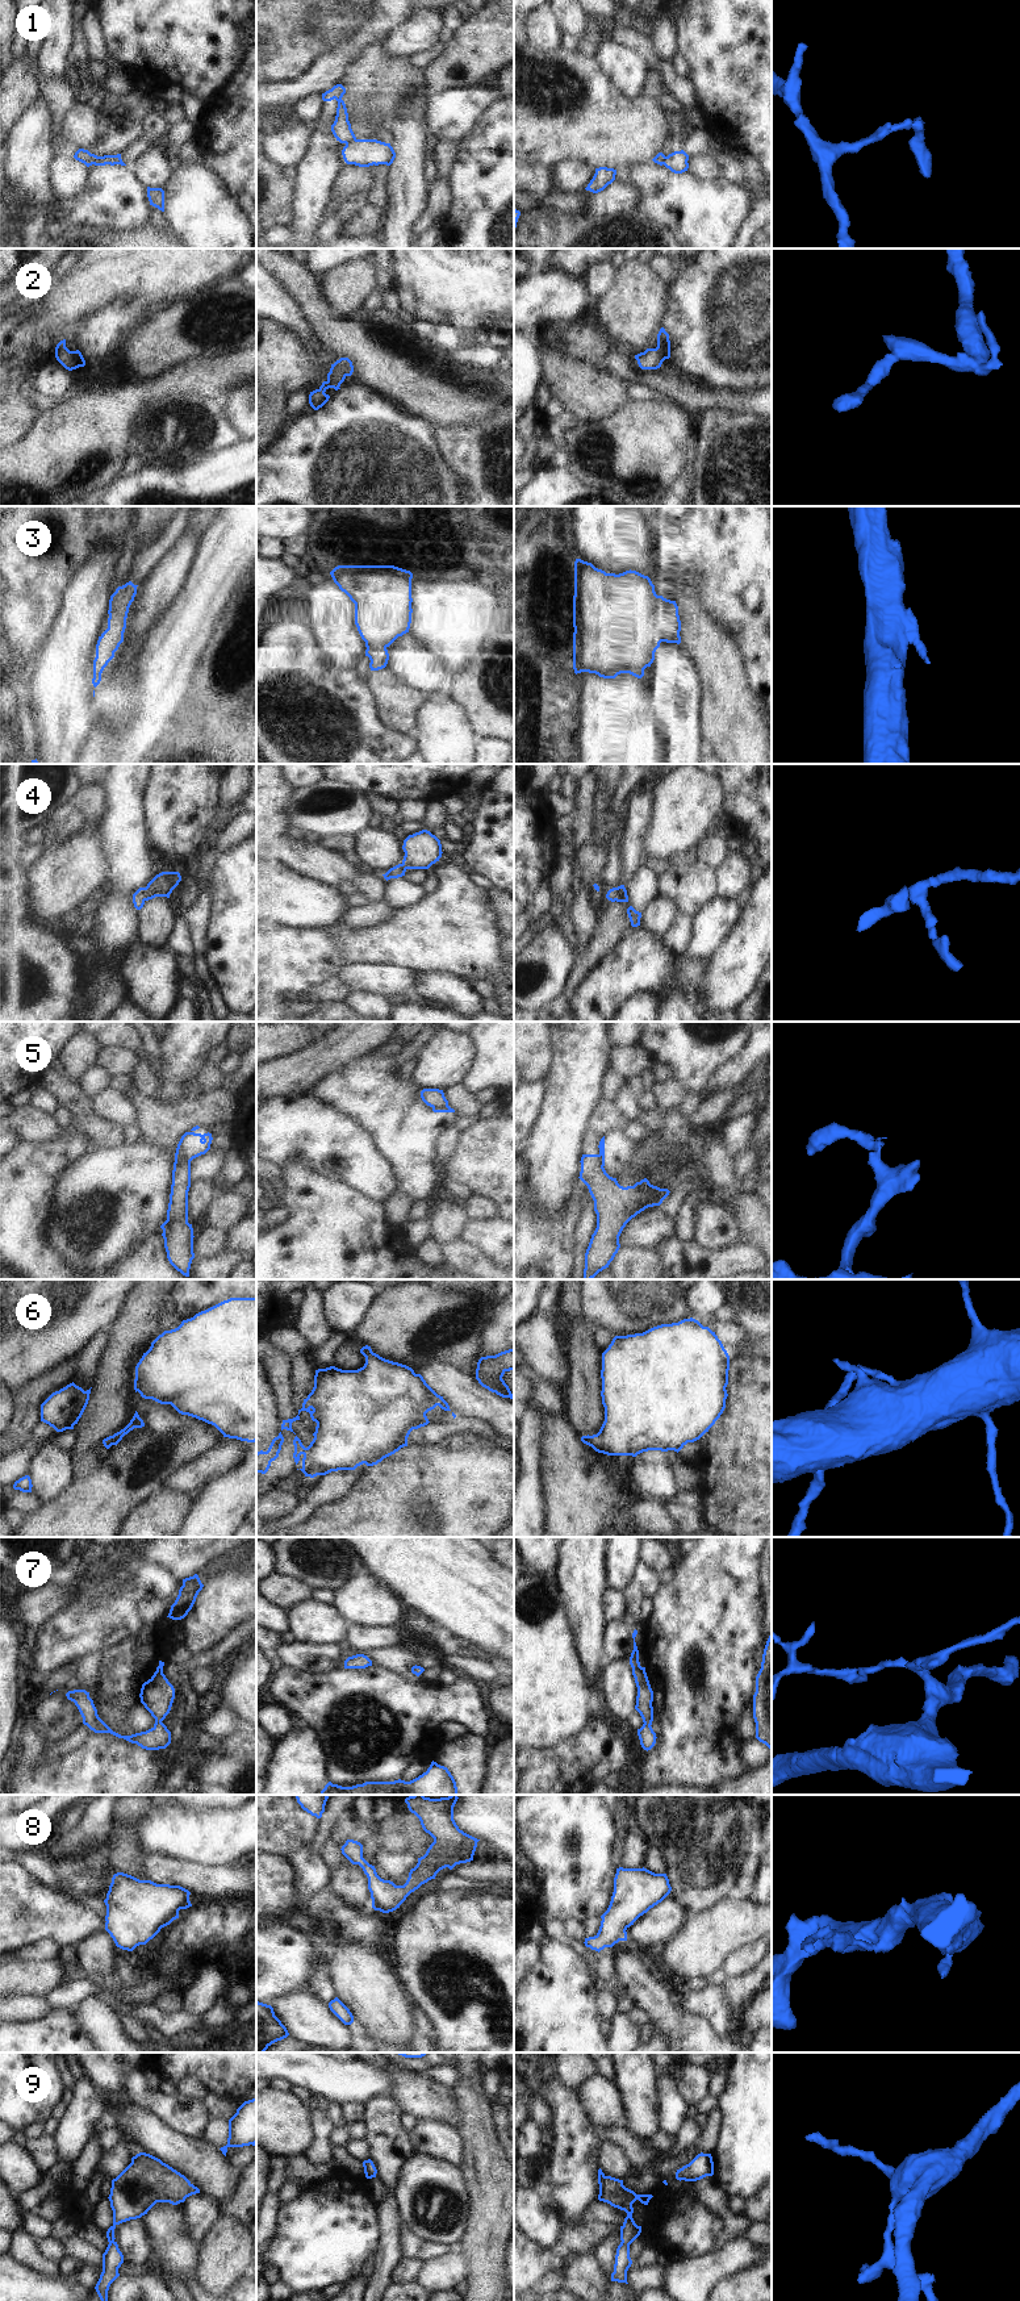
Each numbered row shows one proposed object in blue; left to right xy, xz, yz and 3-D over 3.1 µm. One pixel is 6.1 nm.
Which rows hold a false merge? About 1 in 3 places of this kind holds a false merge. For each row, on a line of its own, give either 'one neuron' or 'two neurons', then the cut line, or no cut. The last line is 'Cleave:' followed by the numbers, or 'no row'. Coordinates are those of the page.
1: two neurons; cut xz (355, 138), (346, 143)
2: one neuron; cut none
3: two neurons; cut yz (656, 596), (656, 629), (661, 640)
4: one neuron; cut none
5: two neurons; cut xy (175, 1157), (189, 1162)
6: one neuron; cut none
7: one neuron; cut none
8: one neuron; cut none
9: one neuron; cut none
Cleave: 1, 3, 5

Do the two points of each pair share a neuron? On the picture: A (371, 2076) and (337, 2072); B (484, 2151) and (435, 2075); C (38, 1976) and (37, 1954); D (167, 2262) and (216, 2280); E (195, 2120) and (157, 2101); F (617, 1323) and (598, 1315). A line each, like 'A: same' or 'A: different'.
A: same
B: different
C: different
D: different
E: same
F: same

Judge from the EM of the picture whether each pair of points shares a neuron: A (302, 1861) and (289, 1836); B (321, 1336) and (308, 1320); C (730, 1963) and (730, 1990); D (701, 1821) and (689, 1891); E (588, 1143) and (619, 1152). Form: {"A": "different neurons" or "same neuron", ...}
{"A": "different neurons", "B": "same neuron", "C": "different neurons", "D": "same neuron", "E": "different neurons"}

